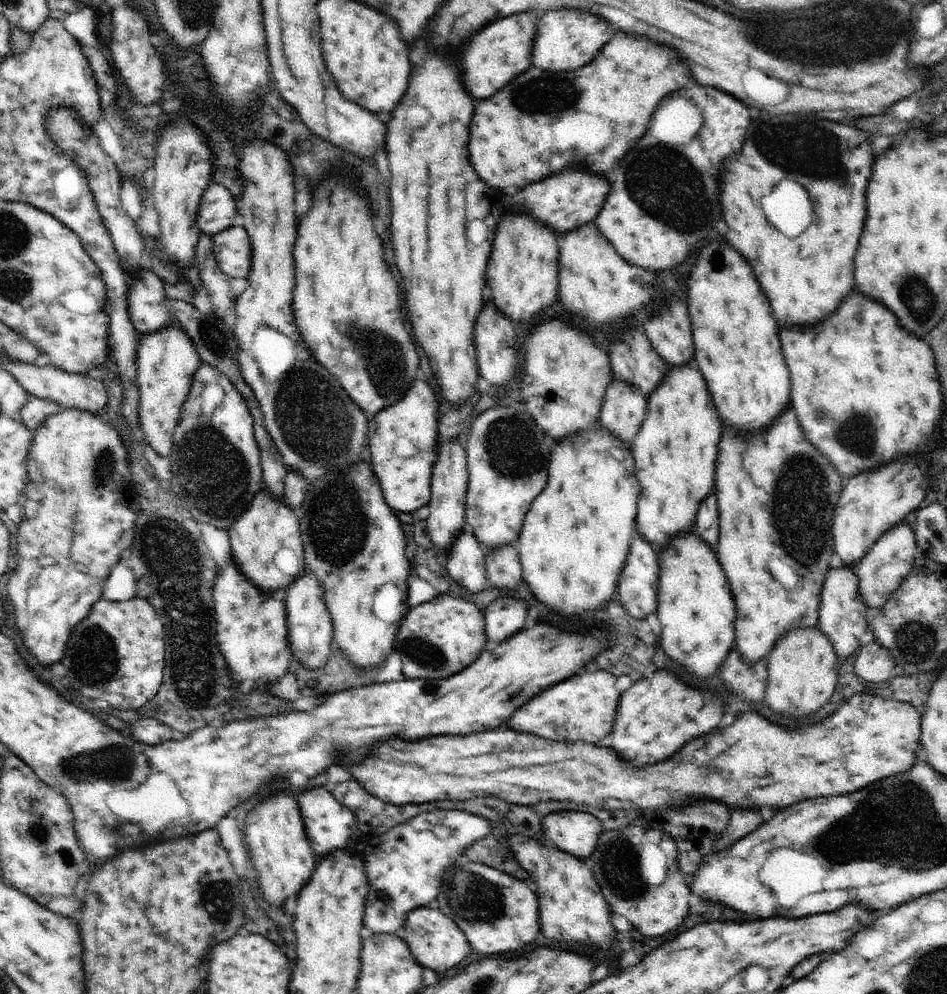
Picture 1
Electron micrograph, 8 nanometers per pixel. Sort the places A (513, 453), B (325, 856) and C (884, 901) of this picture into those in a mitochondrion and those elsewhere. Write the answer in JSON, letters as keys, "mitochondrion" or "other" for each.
{"A":"mitochondrion","B":"other","C":"other"}

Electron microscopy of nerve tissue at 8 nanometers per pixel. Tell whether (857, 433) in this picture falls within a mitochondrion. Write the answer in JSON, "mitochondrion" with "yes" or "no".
{"mitochondrion":"yes"}

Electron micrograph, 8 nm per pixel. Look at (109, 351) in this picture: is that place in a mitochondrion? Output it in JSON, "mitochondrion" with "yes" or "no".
{"mitochondrion":"no"}

